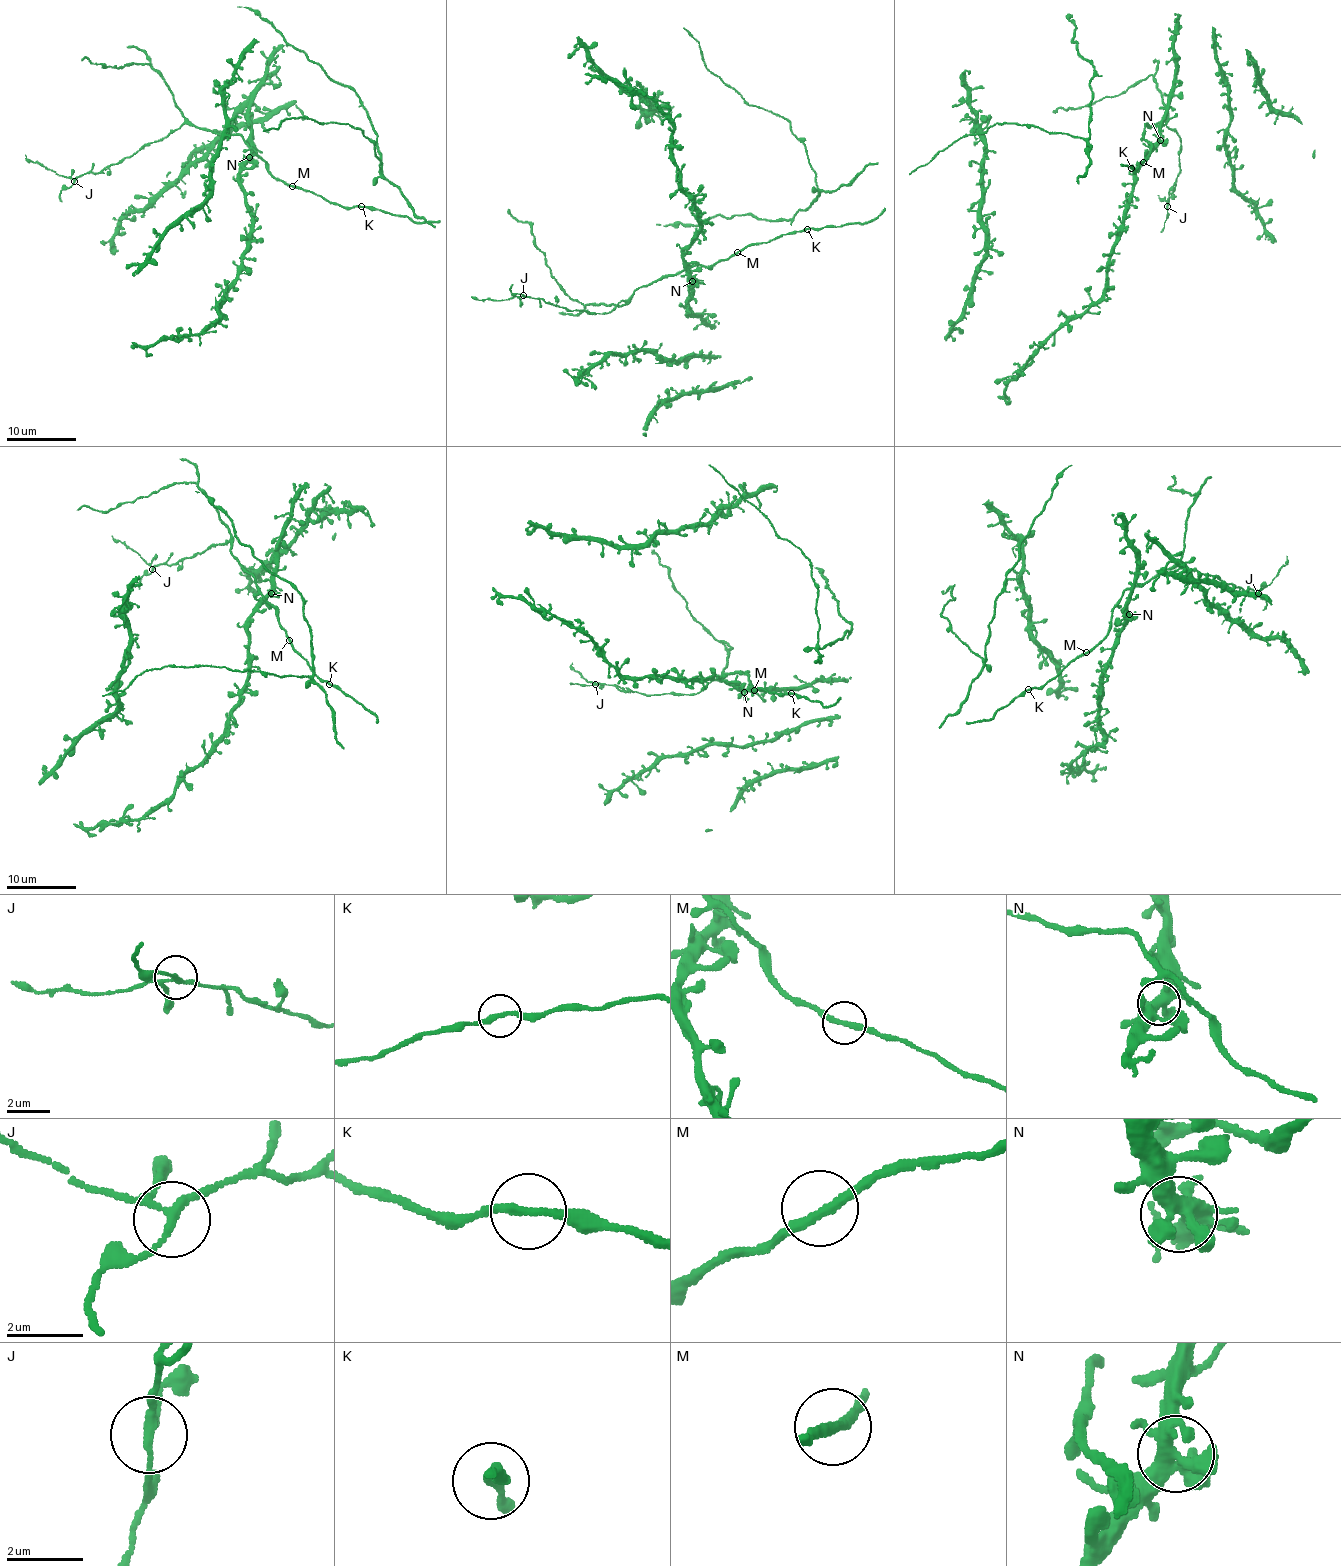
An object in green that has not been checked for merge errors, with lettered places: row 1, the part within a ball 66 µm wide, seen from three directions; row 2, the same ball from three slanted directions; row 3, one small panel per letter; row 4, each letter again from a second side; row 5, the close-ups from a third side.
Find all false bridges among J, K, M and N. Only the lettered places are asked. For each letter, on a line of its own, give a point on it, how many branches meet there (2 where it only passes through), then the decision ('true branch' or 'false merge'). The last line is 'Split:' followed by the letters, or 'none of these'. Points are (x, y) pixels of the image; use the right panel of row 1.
J: place (1167, 206); branches 4; true branch
K: place (1131, 168); branches 2; true branch
M: place (1143, 162); branches 2; true branch
N: place (1160, 140); branches 5; true branch
Split: none of these

